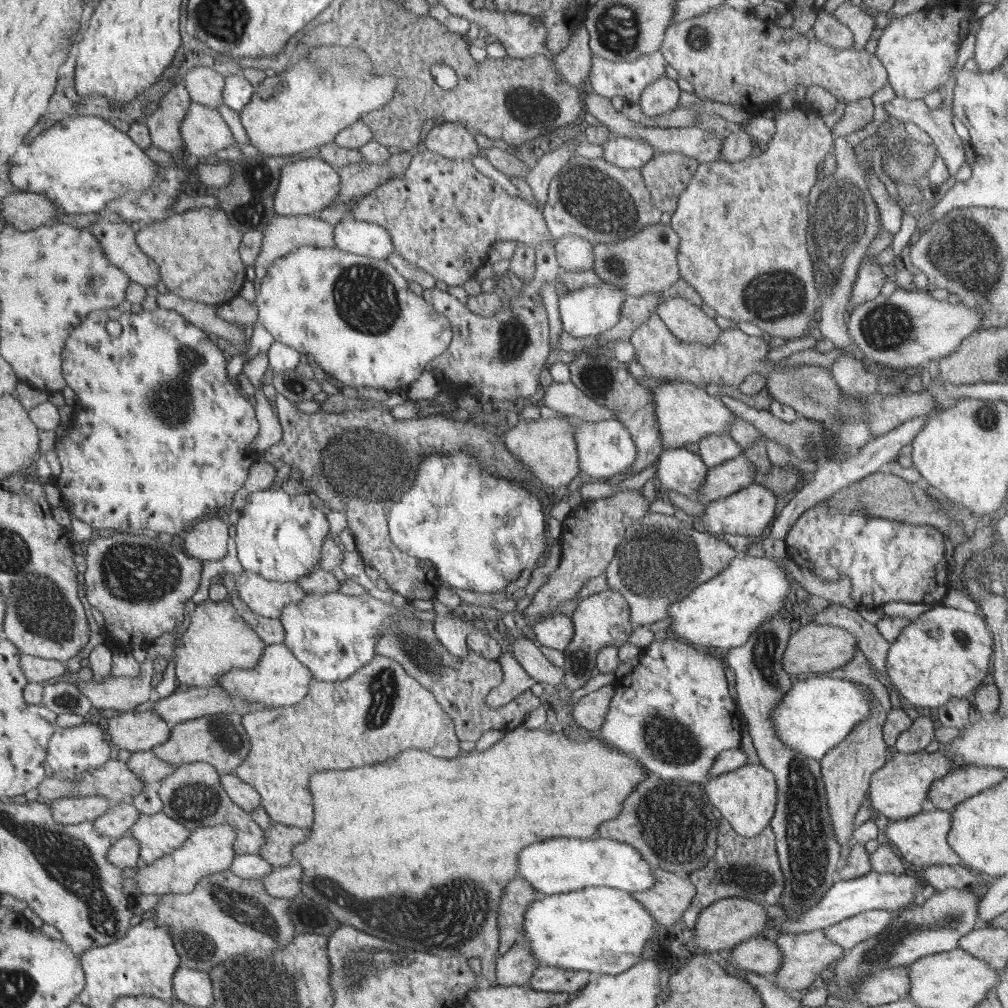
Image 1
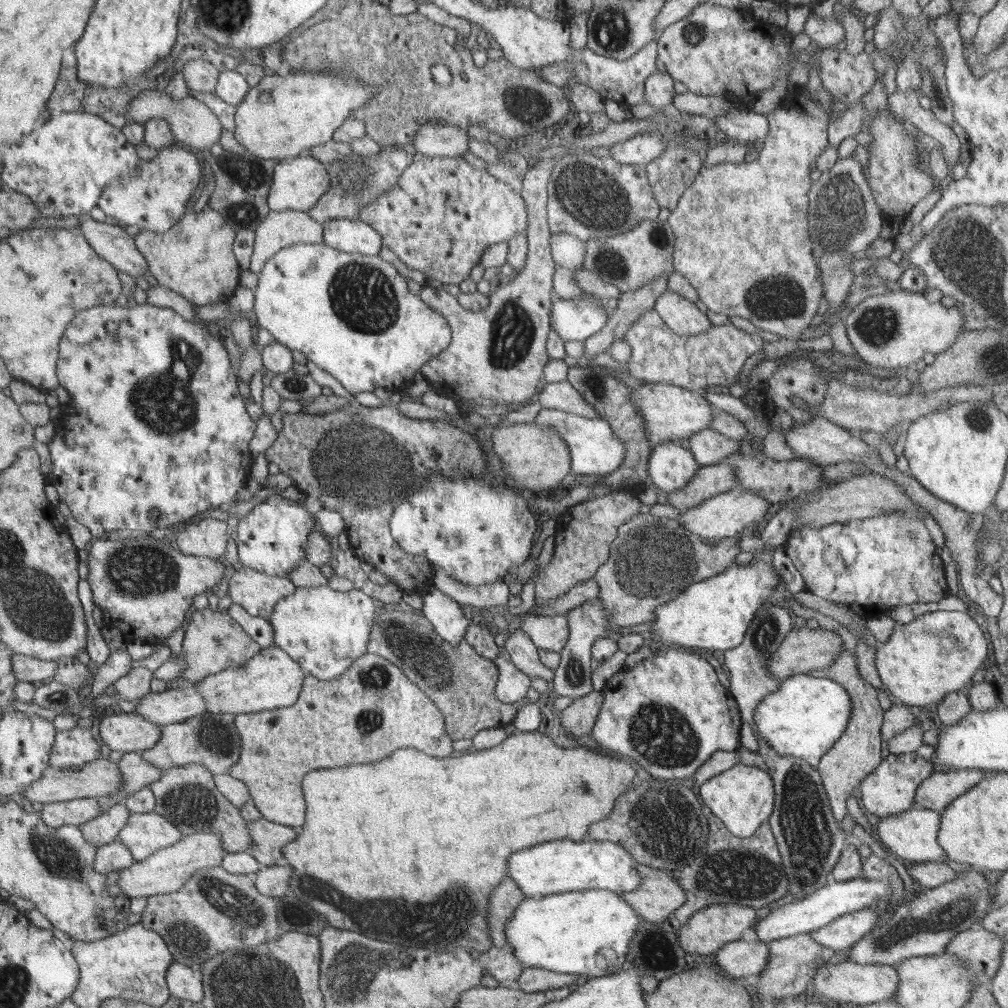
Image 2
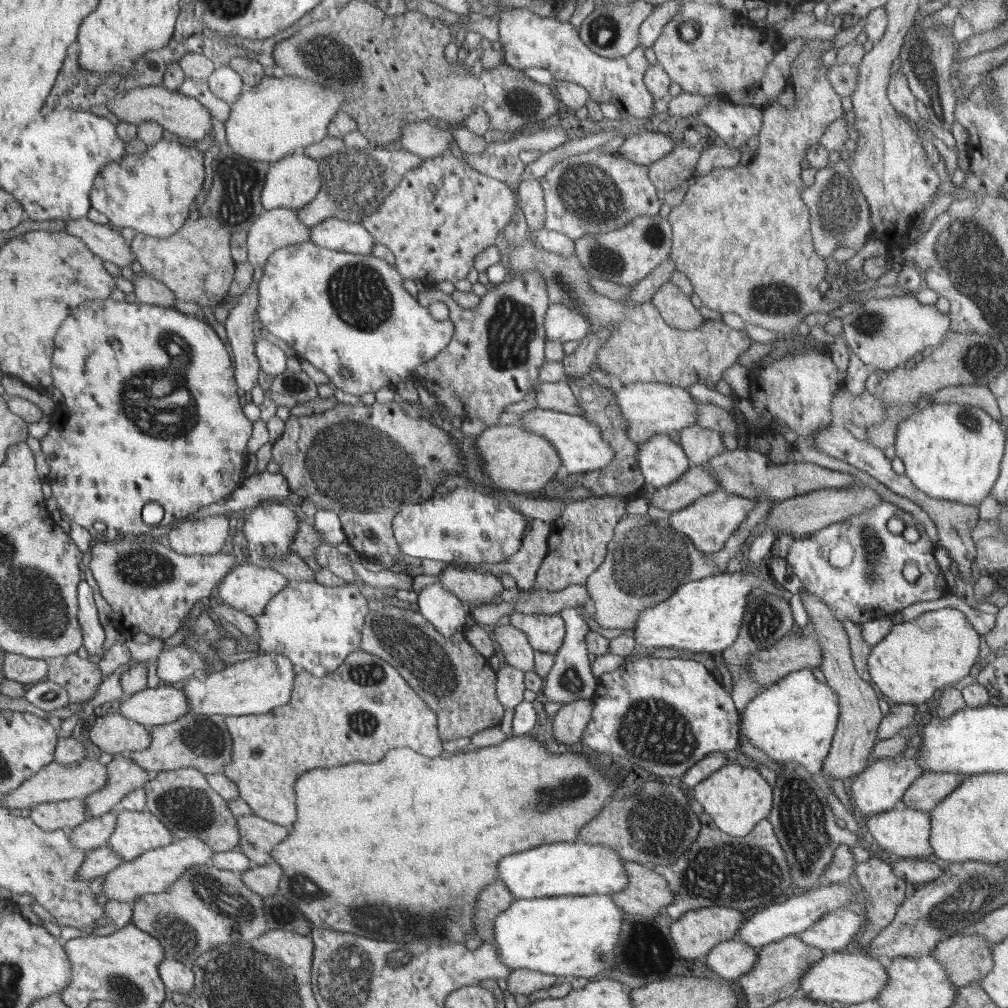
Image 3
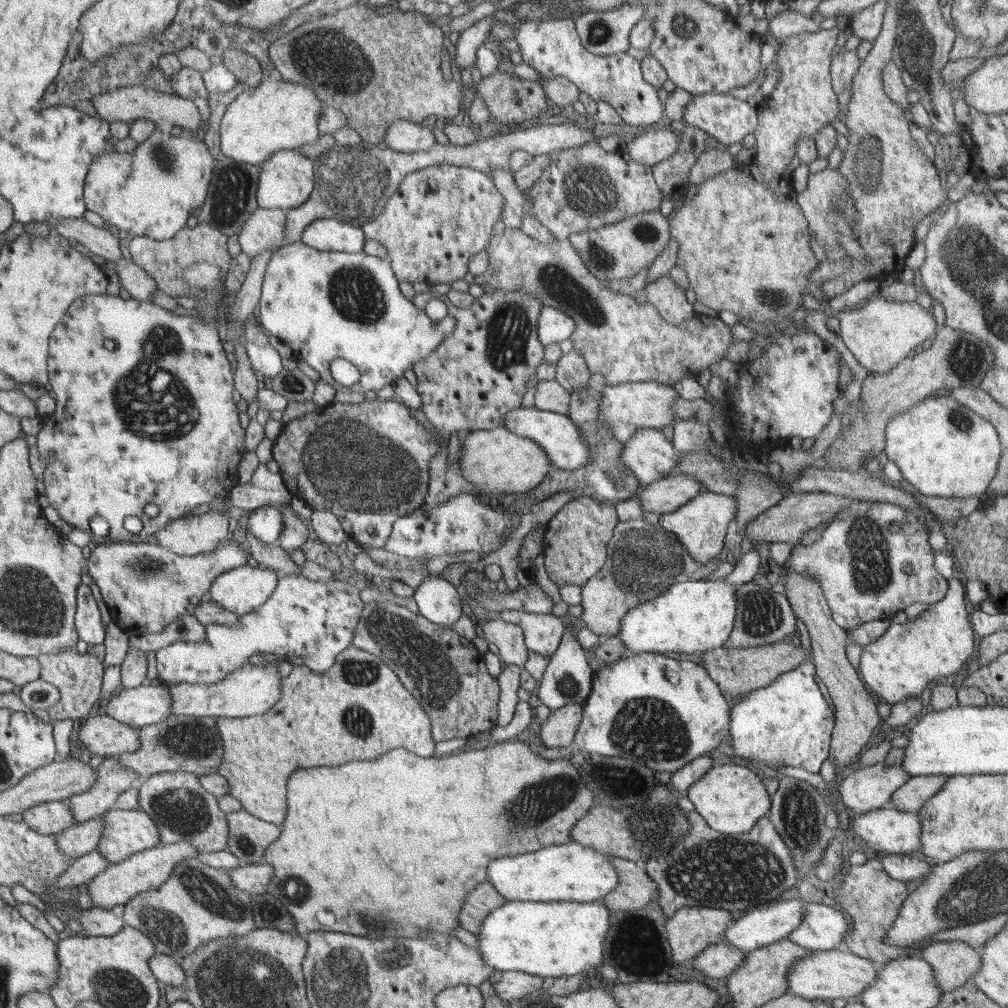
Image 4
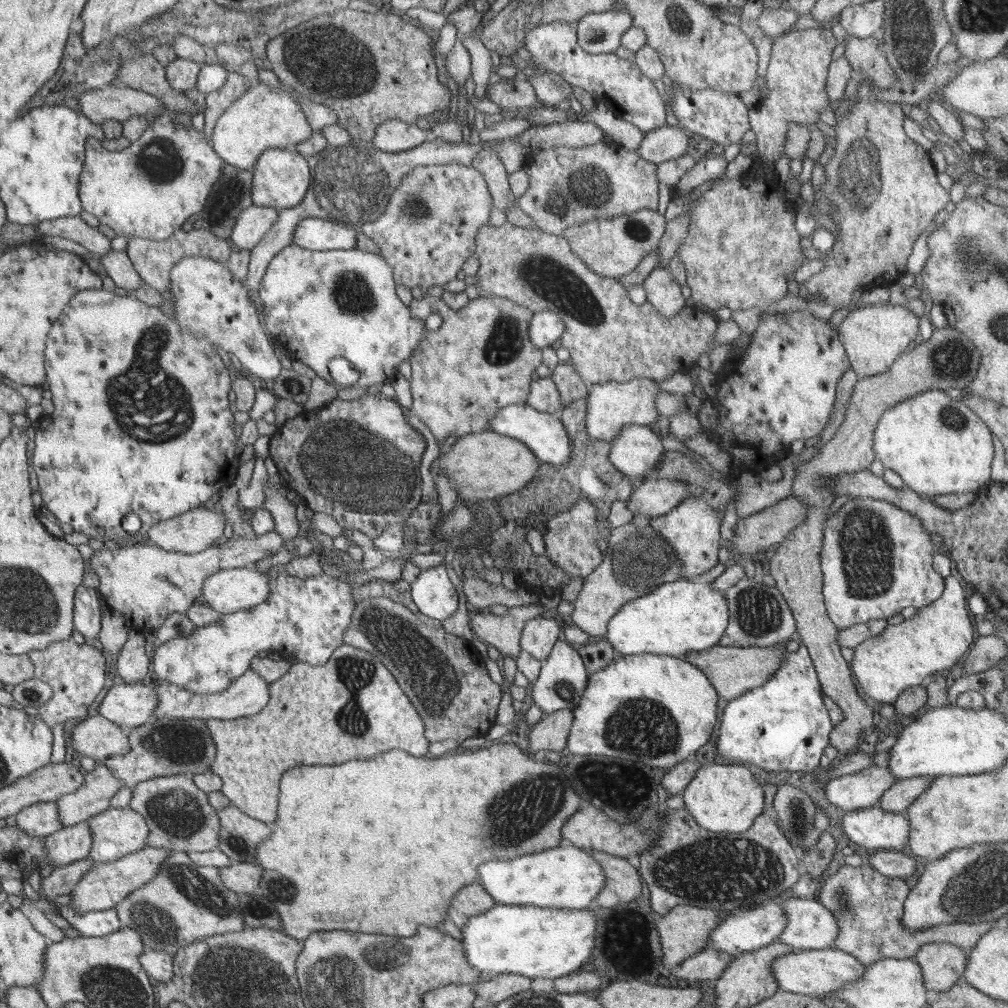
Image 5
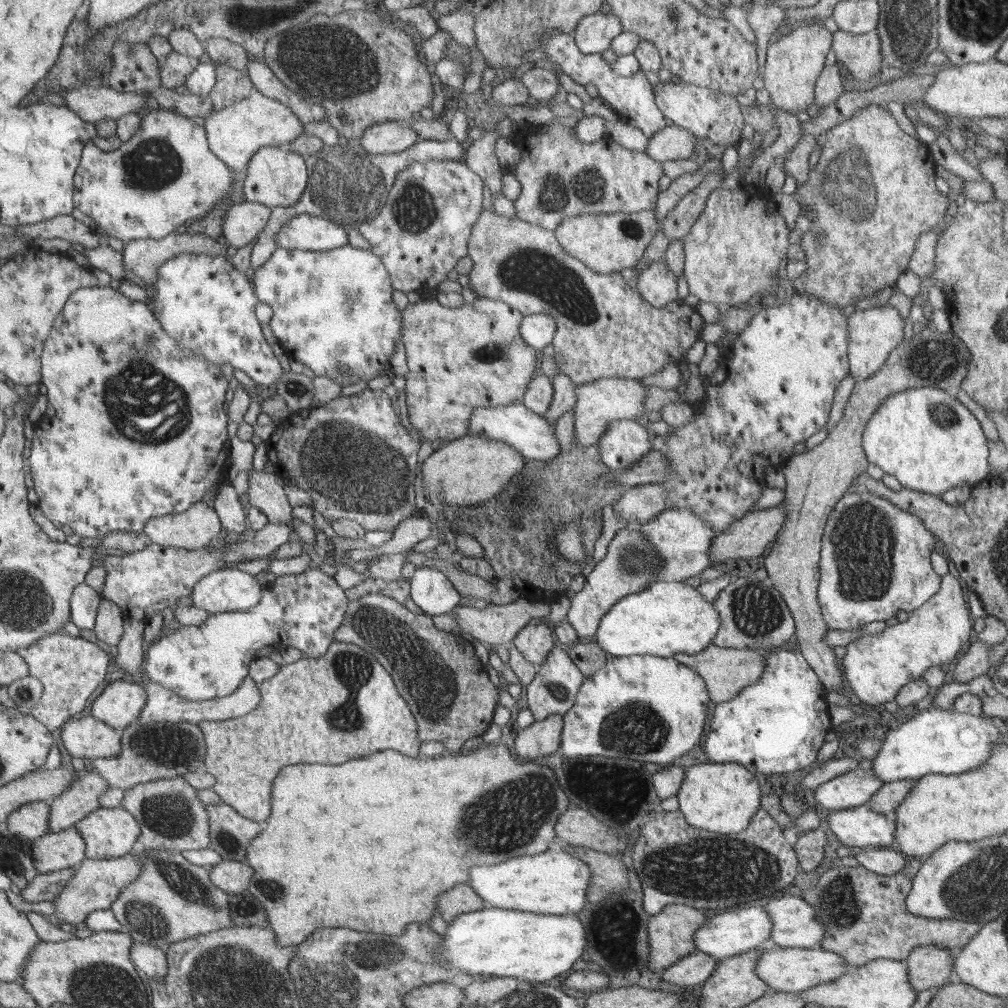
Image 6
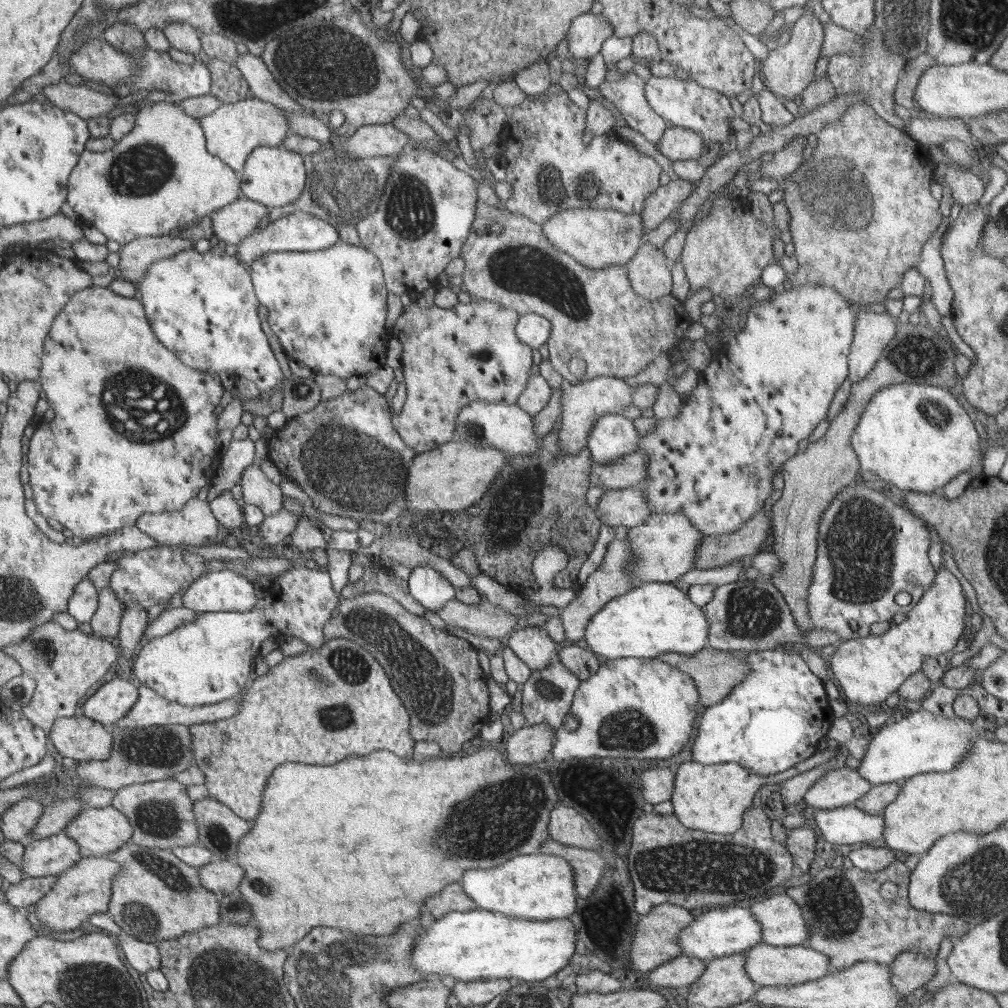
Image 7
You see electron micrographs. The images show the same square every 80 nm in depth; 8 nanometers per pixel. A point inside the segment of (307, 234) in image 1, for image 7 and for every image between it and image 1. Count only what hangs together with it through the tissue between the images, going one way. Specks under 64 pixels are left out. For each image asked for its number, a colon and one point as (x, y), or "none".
2: (284, 228)
3: (274, 229)
4: (265, 229)
5: (253, 224)
6: (243, 222)
7: (232, 223)

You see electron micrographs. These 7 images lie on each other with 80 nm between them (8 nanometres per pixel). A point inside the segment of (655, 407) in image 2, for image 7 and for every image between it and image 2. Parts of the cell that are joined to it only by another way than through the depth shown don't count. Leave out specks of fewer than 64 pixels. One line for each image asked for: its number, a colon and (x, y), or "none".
3: (651, 408)
4: (627, 407)
5: (610, 406)
6: (599, 403)
7: (583, 403)

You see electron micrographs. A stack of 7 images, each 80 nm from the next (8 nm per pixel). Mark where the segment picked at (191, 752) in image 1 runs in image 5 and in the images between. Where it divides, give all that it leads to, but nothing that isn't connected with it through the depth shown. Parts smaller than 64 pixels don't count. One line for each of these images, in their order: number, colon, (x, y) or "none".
2: (181, 744)
3: (168, 751)
4: (154, 756)
5: (140, 764)

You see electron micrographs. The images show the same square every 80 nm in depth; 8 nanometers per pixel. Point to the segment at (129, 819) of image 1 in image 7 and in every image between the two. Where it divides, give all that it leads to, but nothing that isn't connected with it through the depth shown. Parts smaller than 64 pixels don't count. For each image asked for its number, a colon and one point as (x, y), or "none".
2: (104, 829)
3: (95, 832)
4: (80, 839)
5: (72, 844)
6: (55, 851)
7: (50, 856)

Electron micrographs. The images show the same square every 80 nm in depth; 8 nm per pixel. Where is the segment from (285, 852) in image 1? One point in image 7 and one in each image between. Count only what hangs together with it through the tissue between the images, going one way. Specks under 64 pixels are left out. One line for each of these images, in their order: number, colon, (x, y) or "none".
2: (268, 838)
3: (259, 836)
4: (249, 837)
5: (240, 835)
6: (230, 833)
7: (221, 830)

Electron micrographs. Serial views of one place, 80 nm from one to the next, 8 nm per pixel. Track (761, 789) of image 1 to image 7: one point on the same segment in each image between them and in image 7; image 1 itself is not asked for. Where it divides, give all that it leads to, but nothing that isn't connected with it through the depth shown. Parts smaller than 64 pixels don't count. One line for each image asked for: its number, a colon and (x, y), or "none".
2: (742, 797)
3: (737, 798)
4: (731, 798)
5: (722, 798)
6: (722, 798)
7: (713, 798)

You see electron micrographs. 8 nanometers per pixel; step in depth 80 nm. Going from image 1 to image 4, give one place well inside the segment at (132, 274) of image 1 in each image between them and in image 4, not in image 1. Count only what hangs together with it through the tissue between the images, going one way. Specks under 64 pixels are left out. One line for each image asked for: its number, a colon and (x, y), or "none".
2: (112, 242)
3: (106, 241)
4: (101, 241)

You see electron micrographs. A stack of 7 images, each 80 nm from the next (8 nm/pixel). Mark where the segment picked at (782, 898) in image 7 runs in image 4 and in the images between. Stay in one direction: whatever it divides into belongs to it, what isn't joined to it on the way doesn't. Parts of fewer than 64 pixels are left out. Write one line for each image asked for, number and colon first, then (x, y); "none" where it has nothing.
4: (823, 928)
5: (810, 925)
6: (795, 923)

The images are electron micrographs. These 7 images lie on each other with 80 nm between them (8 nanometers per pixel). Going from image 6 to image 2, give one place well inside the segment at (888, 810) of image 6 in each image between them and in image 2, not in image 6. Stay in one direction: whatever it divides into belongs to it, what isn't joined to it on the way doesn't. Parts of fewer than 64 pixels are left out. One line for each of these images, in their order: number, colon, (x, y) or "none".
2: (942, 787)
3: (925, 793)
4: (911, 797)
5: (904, 792)

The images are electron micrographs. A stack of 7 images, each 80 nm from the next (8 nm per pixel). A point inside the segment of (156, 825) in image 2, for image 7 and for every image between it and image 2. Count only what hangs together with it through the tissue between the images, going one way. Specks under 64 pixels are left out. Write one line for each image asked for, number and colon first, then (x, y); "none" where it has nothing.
3: (137, 832)
4: (126, 832)
5: (117, 832)
6: (109, 833)
7: (99, 831)

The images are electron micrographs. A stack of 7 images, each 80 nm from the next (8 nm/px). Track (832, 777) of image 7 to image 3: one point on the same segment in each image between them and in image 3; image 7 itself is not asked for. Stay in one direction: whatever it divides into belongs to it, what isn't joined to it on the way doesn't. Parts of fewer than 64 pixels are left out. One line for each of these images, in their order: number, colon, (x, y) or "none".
3: (881, 787)
4: (870, 788)
5: (862, 789)
6: (856, 787)

